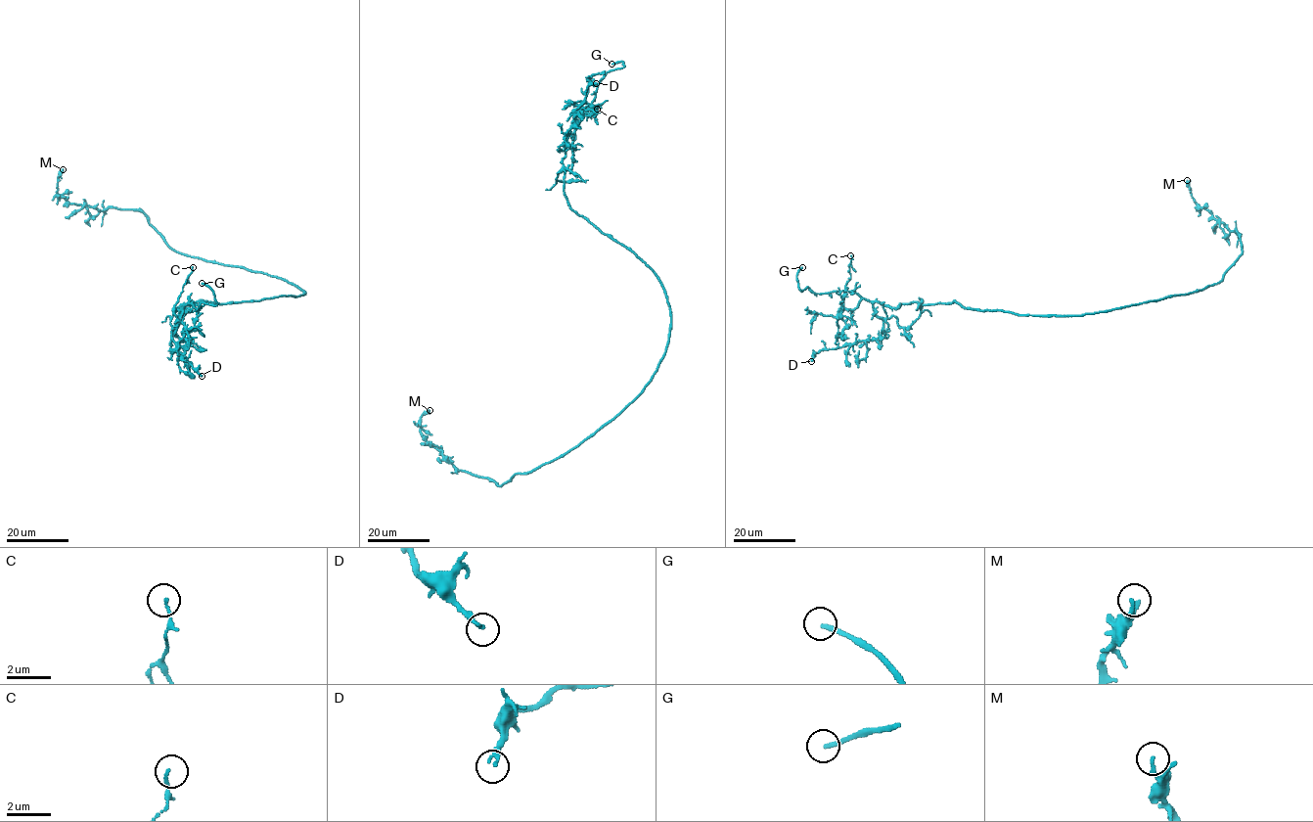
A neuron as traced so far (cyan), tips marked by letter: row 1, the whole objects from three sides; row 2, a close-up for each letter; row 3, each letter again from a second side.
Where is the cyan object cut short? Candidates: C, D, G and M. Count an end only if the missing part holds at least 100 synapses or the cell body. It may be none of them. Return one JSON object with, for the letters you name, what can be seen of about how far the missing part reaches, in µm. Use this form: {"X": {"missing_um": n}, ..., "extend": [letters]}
{"G": {"missing_um": 35}, "extend": ["G"]}

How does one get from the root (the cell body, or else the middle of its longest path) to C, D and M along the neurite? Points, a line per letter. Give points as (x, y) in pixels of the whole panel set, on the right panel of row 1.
C: (1073, 315), (983, 311), (955, 300), (890, 308), (863, 298), (853, 309), (844, 308), (850, 255)
D: (1073, 315), (983, 311), (955, 300), (924, 304), (909, 327), (885, 318), (878, 338), (820, 350), (811, 361)
M: (1073, 315), (1186, 295), (1222, 280), (1242, 254), (1239, 234), (1199, 207), (1187, 180)

